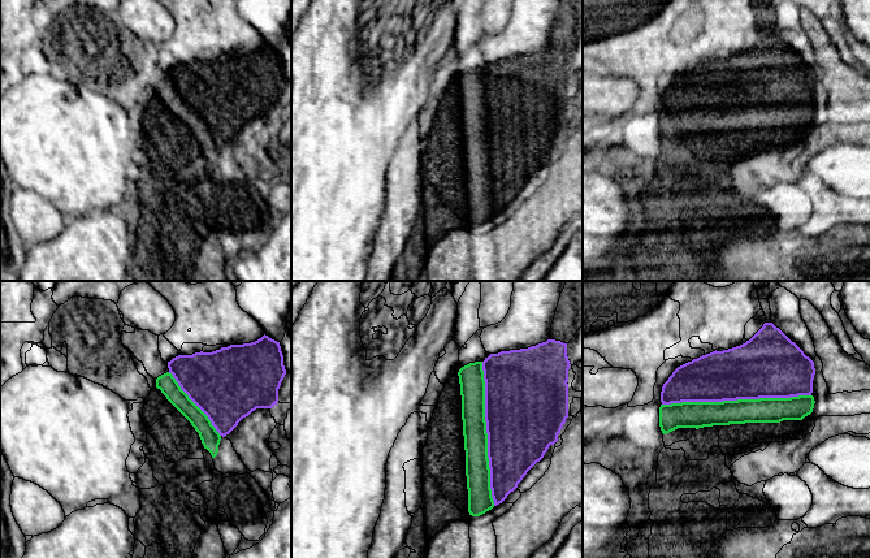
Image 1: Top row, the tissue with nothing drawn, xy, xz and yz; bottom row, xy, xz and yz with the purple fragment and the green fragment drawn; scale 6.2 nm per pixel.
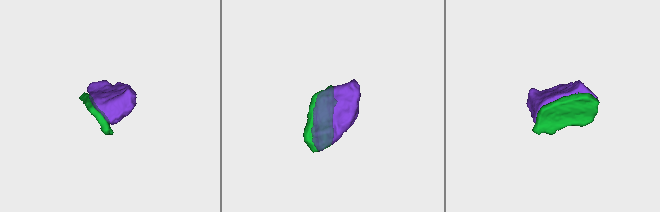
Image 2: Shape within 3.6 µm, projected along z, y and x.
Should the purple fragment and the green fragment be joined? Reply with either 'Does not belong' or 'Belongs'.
Belongs

